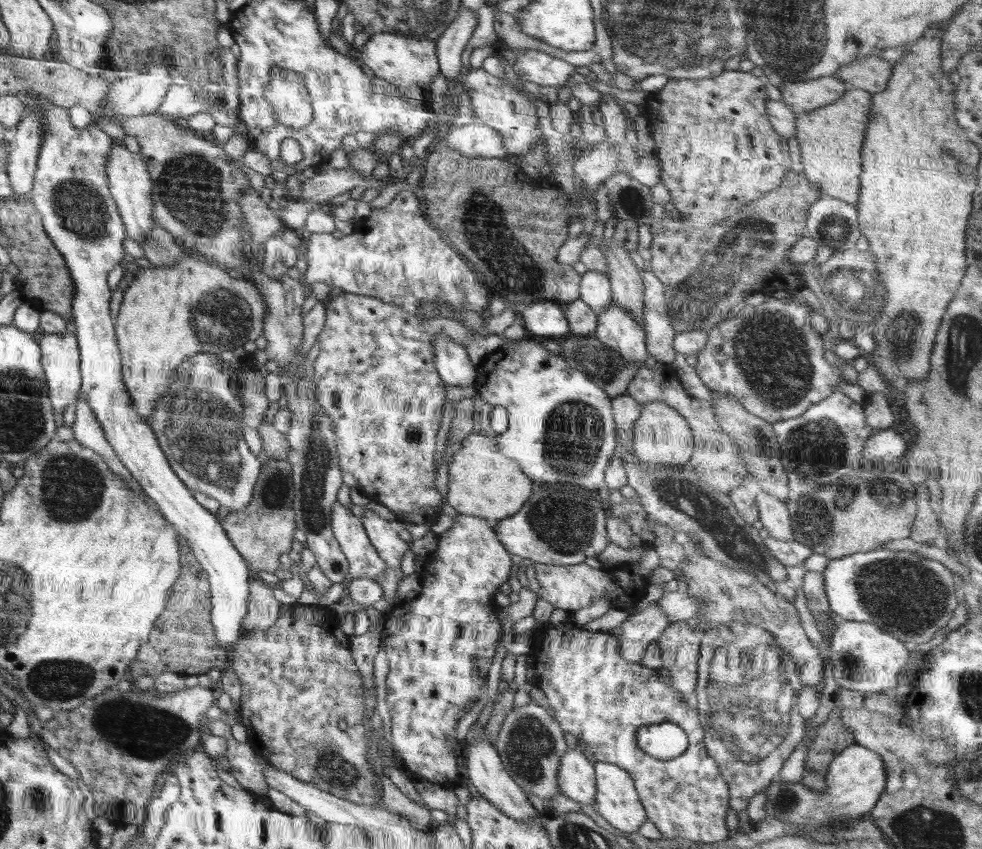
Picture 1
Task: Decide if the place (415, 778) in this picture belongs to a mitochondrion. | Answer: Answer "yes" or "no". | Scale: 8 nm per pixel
no

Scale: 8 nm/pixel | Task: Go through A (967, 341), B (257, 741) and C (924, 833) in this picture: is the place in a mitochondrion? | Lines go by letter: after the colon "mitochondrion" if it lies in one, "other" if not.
A: mitochondrion
B: other
C: mitochondrion

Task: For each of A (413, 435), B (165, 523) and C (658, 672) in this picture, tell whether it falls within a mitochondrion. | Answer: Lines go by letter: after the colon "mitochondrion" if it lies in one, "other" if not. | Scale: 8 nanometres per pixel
A: mitochondrion
B: other
C: other

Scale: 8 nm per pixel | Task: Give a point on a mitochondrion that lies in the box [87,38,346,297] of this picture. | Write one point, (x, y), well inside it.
(190, 185)

